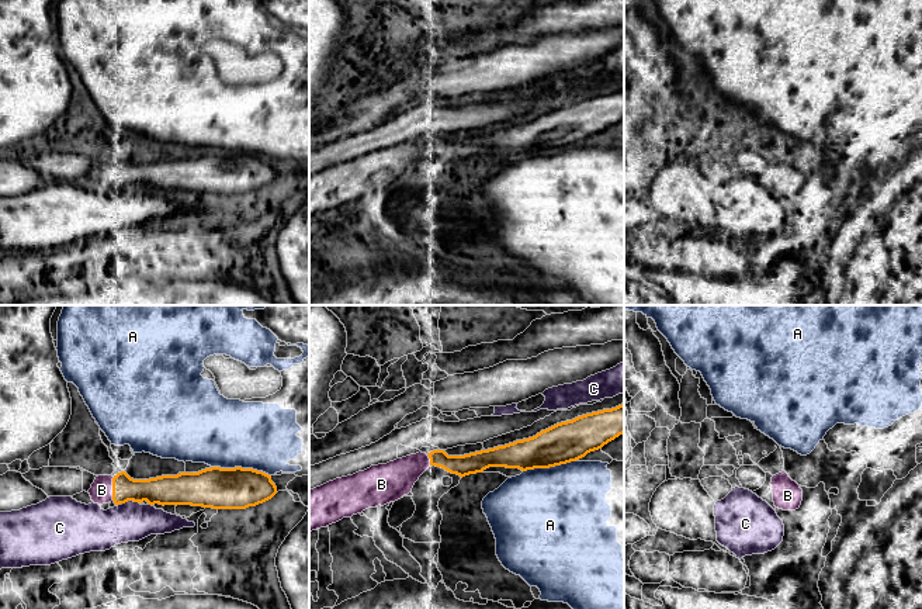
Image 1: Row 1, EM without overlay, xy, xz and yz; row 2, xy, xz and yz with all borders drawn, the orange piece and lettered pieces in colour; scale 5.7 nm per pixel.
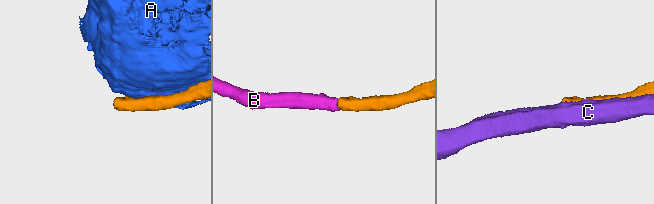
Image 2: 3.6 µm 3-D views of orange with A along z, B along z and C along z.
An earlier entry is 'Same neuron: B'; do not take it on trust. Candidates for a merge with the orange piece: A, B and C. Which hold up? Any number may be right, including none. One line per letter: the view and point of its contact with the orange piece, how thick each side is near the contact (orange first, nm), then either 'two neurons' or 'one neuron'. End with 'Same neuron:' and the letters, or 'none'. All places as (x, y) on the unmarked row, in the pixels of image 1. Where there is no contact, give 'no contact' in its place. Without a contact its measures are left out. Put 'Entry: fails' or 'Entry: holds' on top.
Entry: holds
A: contact xy (241, 152); calibres 240 and 400 nm; two neurons
B: contact xy (113, 173); calibres 140 and 130 nm; one neuron
C: contact xy (131, 184); calibres 180 and 240 nm; two neurons
Same neuron: B

